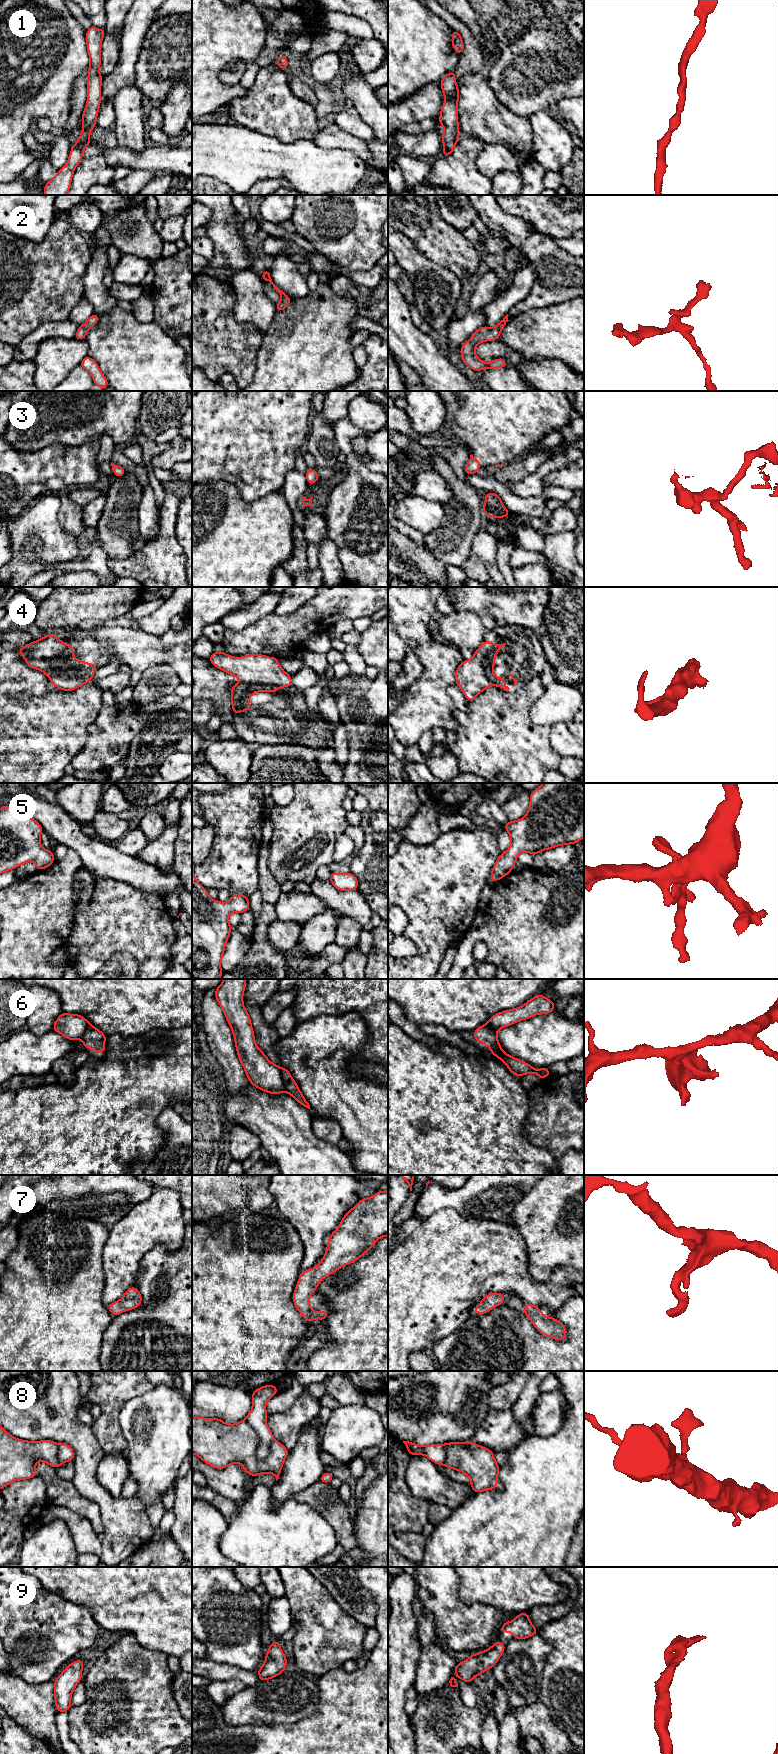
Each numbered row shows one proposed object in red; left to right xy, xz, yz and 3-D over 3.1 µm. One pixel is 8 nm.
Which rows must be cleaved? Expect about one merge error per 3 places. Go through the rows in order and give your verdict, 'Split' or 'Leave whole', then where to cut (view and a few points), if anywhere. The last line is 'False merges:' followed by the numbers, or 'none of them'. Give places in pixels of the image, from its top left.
1: Leave whole. No split
2: Leave whole. No split
3: Leave whole. No split
4: Leave whole. No split
5: Leave whole. No split
6: Split. Split along xz (279, 1067), (286, 1091)
7: Leave whole. No split
8: Split. Split along xz (245, 1419), (258, 1438), (257, 1453), (260, 1456), (266, 1455)
9: Leave whole. No split
False merges: 6, 8

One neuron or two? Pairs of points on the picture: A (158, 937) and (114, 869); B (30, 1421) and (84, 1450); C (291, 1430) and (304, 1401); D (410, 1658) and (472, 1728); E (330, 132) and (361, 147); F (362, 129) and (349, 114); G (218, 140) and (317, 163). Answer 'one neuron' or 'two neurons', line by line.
A: two neurons
B: one neuron
C: one neuron
D: two neurons
E: one neuron
F: one neuron
G: one neuron

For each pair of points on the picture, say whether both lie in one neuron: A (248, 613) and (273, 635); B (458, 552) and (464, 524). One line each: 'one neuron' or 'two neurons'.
A: two neurons
B: one neuron

